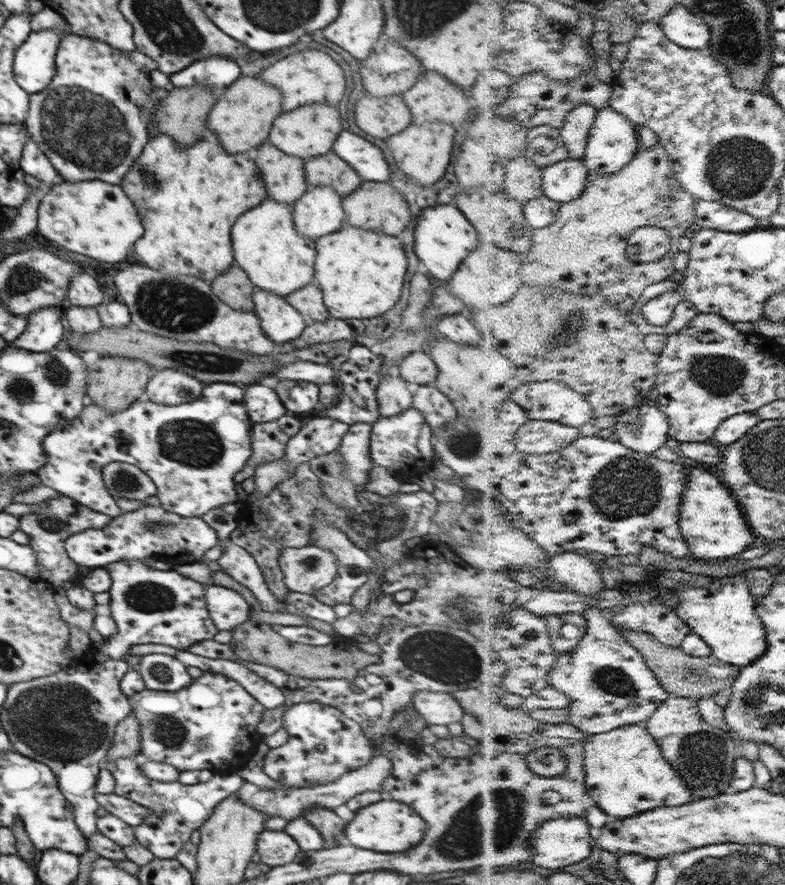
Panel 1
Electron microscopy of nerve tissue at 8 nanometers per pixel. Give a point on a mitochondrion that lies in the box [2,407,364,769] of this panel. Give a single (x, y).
(64, 723)

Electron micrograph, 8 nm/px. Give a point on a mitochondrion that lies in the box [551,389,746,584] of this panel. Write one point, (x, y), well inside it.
(626, 486)

